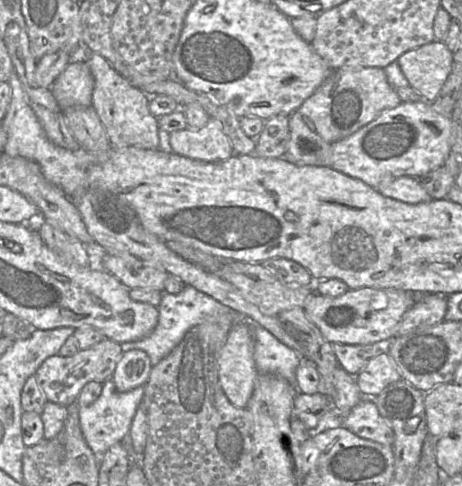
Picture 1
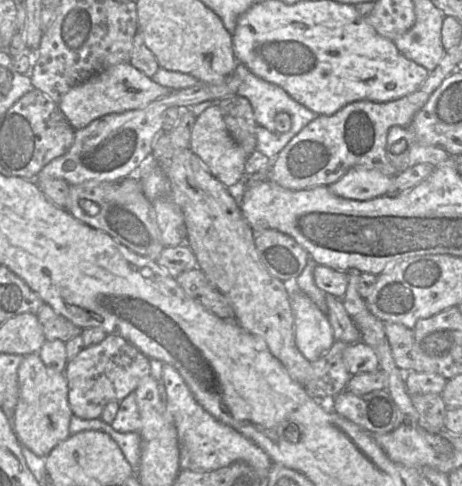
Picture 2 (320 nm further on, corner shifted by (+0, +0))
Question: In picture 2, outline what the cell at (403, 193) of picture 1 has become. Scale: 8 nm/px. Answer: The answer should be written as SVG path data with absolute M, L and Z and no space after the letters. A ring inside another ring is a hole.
M354 168L329 185L328 189L345 199L366 201L387 195L392 182L393 177L378 170Z

